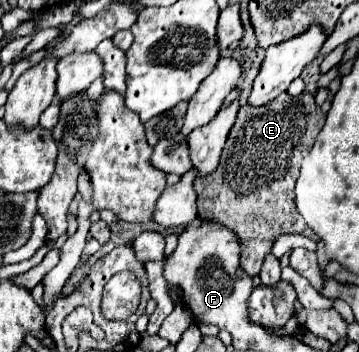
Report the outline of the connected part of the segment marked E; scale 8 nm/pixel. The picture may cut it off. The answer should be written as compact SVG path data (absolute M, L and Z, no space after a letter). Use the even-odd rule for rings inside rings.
M283 92L263 106L245 104L231 128L219 166L209 176L195 178L193 182L199 216L227 224L229 230L237 232L241 240L241 264L249 276L259 274L263 258L271 252L277 234L291 232L319 240L299 216L293 188L301 160L313 146L323 122L325 114L315 104L311 92L303 92L295 98Z

